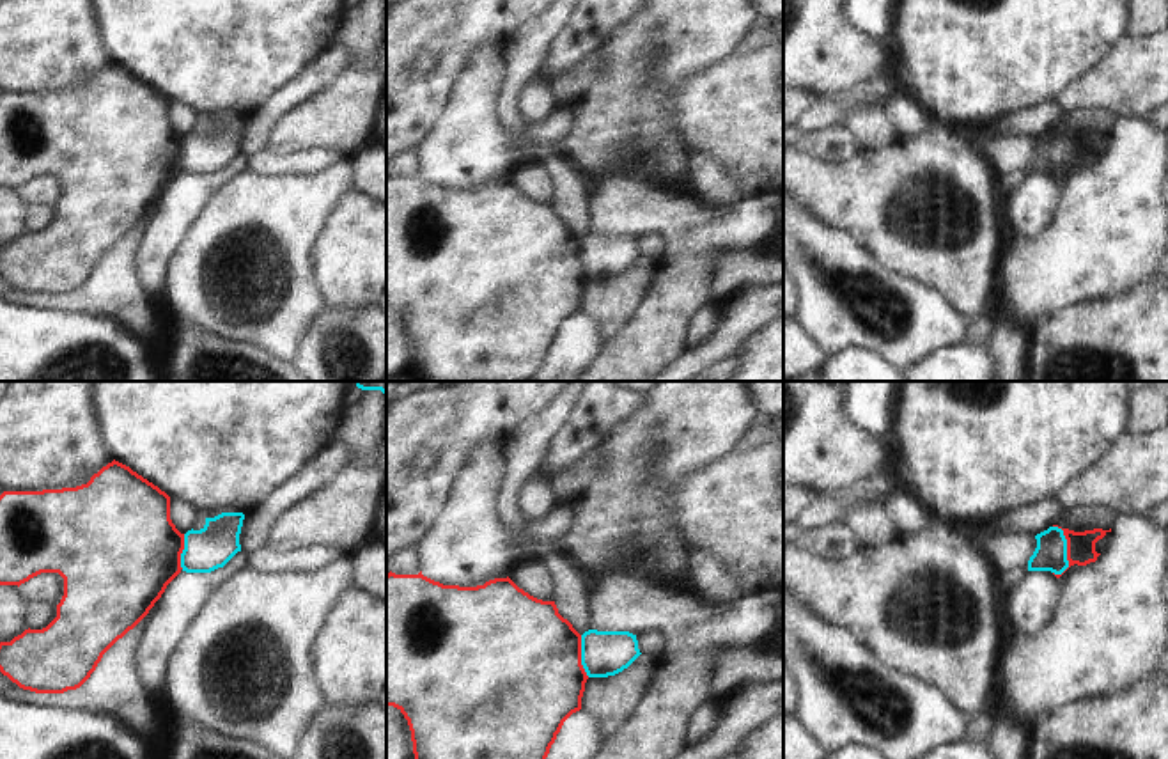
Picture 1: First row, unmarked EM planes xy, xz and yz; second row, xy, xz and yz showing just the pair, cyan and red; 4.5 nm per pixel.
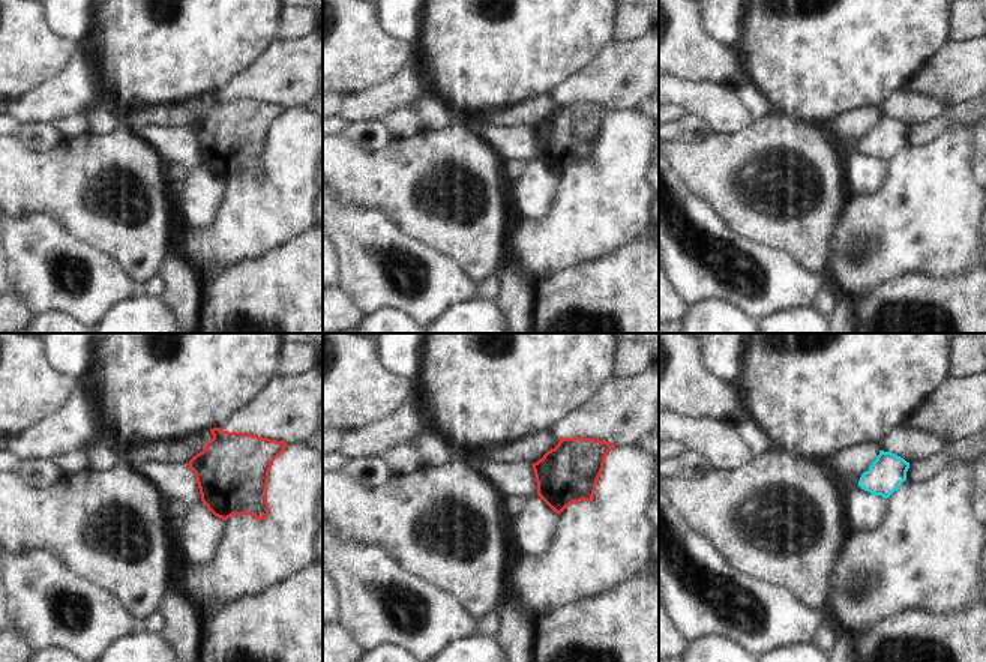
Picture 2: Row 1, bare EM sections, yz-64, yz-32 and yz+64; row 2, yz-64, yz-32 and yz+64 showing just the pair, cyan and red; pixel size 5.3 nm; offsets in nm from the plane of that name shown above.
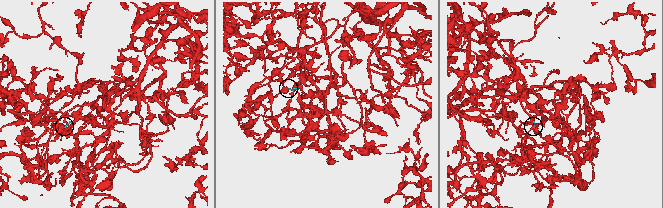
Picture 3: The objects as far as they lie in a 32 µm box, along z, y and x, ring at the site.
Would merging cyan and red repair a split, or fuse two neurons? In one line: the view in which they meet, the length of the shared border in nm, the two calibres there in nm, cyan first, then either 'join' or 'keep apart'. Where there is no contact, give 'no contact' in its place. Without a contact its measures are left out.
contact in yz; length 240 nm; calibres 140 and 130 nm; keep apart

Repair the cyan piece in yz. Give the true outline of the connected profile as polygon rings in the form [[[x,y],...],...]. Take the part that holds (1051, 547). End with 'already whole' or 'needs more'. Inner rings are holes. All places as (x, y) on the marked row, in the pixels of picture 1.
[[[1049,527],[1035,536],[1037,548],[1028,560],[1028,571],[1051,571],[1062,575],[1069,567],[1067,539],[1063,530]]]; already whole

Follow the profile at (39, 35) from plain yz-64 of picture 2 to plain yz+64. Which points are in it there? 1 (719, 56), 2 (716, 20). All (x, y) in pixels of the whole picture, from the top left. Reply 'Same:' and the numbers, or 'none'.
Same: 1

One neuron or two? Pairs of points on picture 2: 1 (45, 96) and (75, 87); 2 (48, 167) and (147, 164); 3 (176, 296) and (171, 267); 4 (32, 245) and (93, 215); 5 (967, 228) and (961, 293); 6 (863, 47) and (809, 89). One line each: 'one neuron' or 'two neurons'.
1: one neuron
2: one neuron
3: one neuron
4: two neurons
5: two neurons
6: one neuron

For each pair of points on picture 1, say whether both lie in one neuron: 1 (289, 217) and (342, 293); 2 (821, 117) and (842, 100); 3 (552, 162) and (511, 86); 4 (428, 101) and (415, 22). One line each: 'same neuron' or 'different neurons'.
1: different neurons
2: same neuron
3: same neuron
4: same neuron

